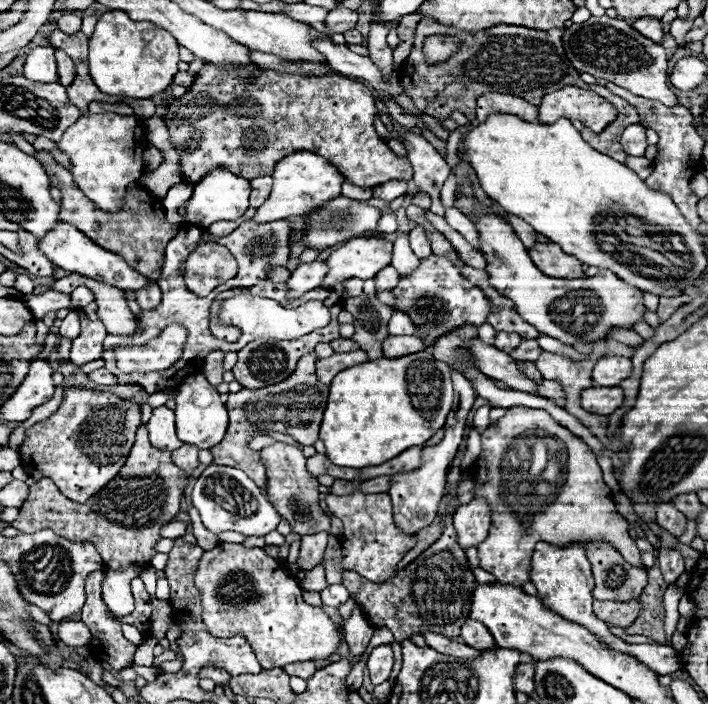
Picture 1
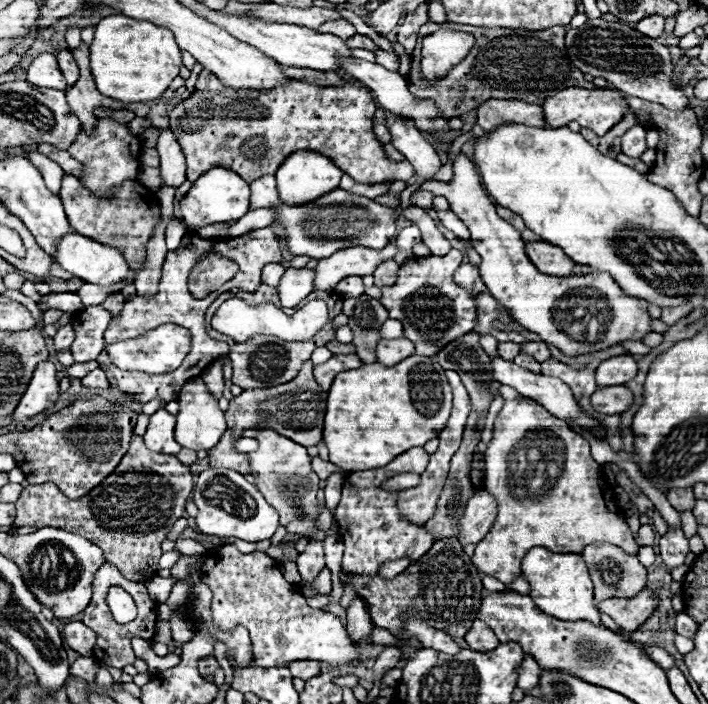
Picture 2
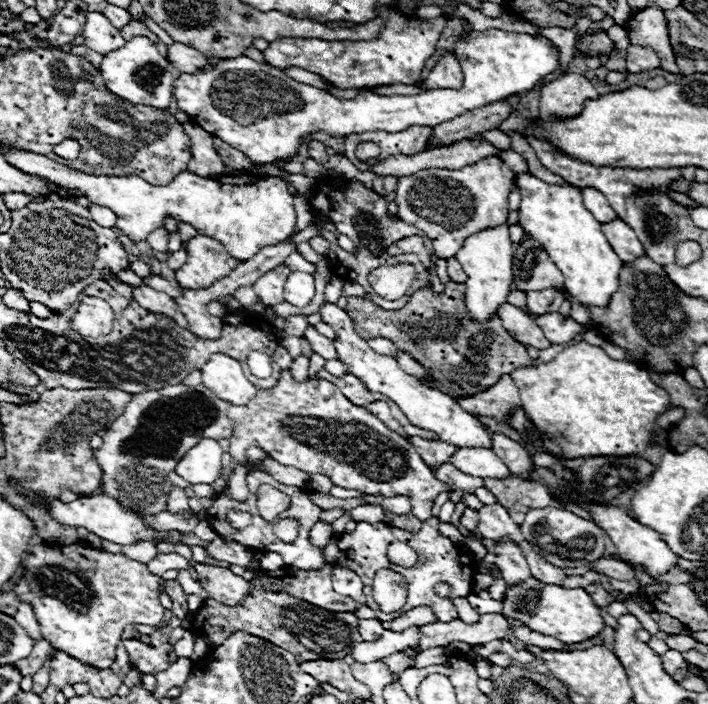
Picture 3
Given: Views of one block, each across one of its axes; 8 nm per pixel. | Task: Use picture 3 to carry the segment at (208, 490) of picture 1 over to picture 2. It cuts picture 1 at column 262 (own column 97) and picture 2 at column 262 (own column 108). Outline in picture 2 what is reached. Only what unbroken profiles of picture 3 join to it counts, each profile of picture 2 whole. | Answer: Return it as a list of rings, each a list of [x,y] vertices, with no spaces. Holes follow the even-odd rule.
[[[228,468],[204,470],[194,486],[194,502],[198,506],[196,528],[208,536],[232,536],[246,542],[262,542],[272,538],[278,528],[278,512],[262,498],[258,488],[242,474]]]

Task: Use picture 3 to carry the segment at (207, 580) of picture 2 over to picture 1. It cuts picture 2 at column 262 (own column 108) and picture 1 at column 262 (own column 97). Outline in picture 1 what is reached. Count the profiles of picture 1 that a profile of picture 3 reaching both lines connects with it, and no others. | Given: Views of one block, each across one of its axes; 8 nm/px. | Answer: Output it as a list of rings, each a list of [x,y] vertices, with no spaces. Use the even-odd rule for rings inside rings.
[[[220,542],[202,554],[194,572],[194,584],[200,592],[202,620],[208,632],[218,638],[244,636],[262,668],[328,658],[338,650],[338,626],[320,606],[310,606],[302,600],[298,580],[262,548]]]

